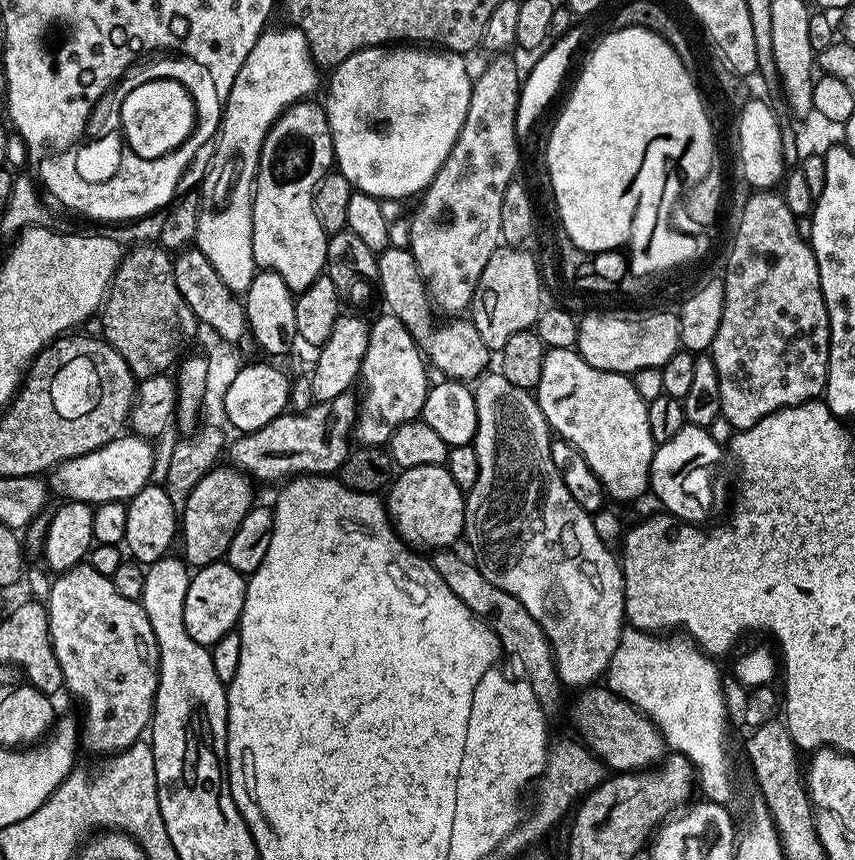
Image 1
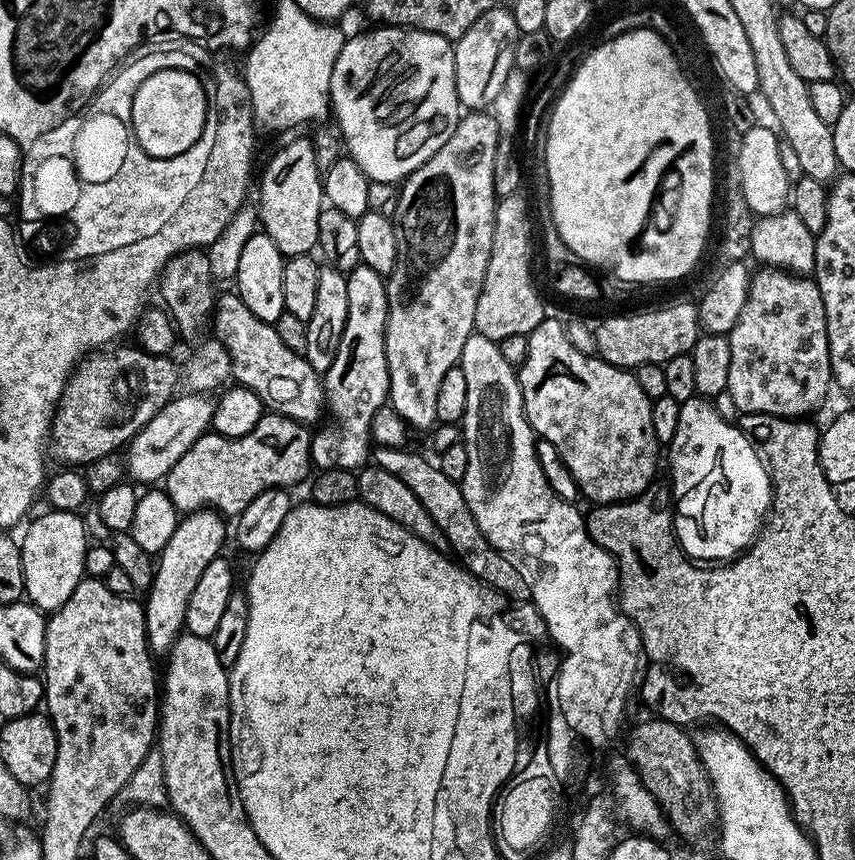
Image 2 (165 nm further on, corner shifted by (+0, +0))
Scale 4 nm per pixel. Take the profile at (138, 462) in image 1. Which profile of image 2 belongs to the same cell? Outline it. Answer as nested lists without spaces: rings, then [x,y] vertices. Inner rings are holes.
[[[190,392],[177,395],[146,426],[133,440],[126,445],[126,472],[137,485],[152,486],[155,482],[163,481],[169,470],[198,442],[198,438],[209,431],[212,426],[212,415],[216,409],[213,397],[208,394]]]

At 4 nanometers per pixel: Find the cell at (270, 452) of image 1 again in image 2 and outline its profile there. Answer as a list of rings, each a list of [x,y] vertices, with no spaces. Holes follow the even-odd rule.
[[[275,414],[263,416],[250,434],[220,436],[209,430],[174,462],[162,488],[174,502],[177,513],[215,510],[235,518],[258,494],[271,488],[291,489],[292,484],[300,484],[304,479],[305,483],[313,471],[311,445],[312,432],[305,425]]]

